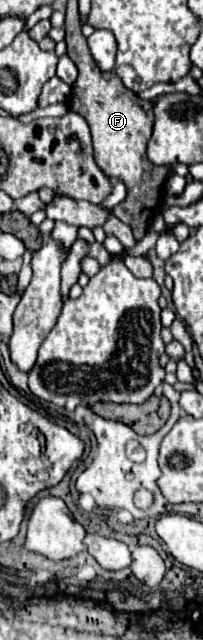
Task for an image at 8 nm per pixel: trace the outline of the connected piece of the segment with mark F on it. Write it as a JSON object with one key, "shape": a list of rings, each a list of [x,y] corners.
{"shape":[[[83,37],[73,39],[69,43],[69,55],[79,69],[79,77],[71,89],[69,109],[87,119],[87,123],[91,127],[91,137],[93,137],[93,157],[95,157],[95,163],[101,167],[101,171],[107,177],[119,179],[127,185],[127,197],[123,203],[119,203],[113,209],[113,213],[121,221],[131,225],[135,239],[141,241],[147,233],[149,221],[157,213],[161,213],[161,205],[165,199],[163,197],[165,181],[173,175],[173,169],[151,165],[147,159],[147,153],[145,153],[145,145],[147,145],[147,141],[151,137],[151,129],[153,129],[153,103],[141,101],[133,91],[129,91],[121,83],[121,79],[117,79],[117,75],[105,73],[91,61],[85,61],[83,59],[85,55],[81,51],[81,47],[85,47],[85,45],[87,43],[83,41]]]}

